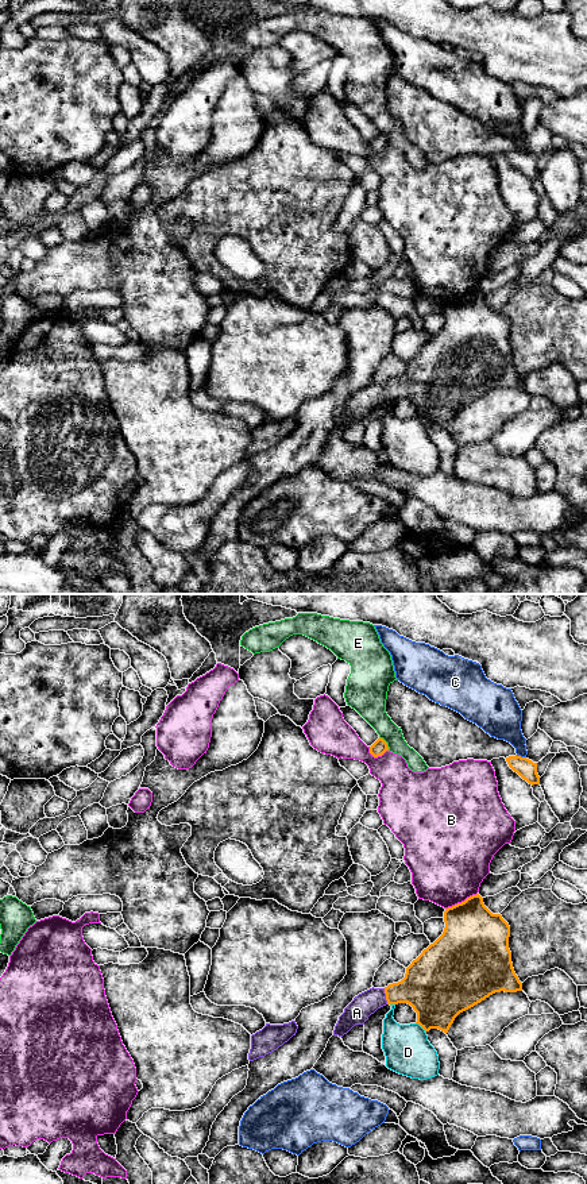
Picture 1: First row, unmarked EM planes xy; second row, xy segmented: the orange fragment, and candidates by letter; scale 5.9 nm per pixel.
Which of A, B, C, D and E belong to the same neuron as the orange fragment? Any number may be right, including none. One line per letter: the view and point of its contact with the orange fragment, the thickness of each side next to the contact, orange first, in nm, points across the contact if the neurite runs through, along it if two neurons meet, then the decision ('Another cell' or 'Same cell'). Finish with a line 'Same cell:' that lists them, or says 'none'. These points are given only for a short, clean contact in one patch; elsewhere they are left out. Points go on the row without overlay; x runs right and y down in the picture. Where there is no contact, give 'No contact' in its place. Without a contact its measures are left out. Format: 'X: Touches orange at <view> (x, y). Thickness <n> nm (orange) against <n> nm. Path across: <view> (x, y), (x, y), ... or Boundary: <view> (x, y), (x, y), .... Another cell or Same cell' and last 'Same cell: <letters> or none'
A: Touches orange at xy (386, 392). Thickness 300 nm (orange) against 140 nm. Path across: xy (427, 381), (386, 392), (371, 394), (356, 408). Same cell
B: Touches orange at xy (462, 297). Thickness 400 nm (orange) against 460 nm. Another cell
C: Touches orange at xy (520, 151). Thickness 110 nm (orange) against 220 nm. Another cell
D: Touches orange at xy (421, 421). Thickness 380 nm (orange) against 280 nm. Another cell
E: Touches orange at xy (386, 138). Thickness 90 nm (orange) against 180 nm. Another cell
Same cell: A

